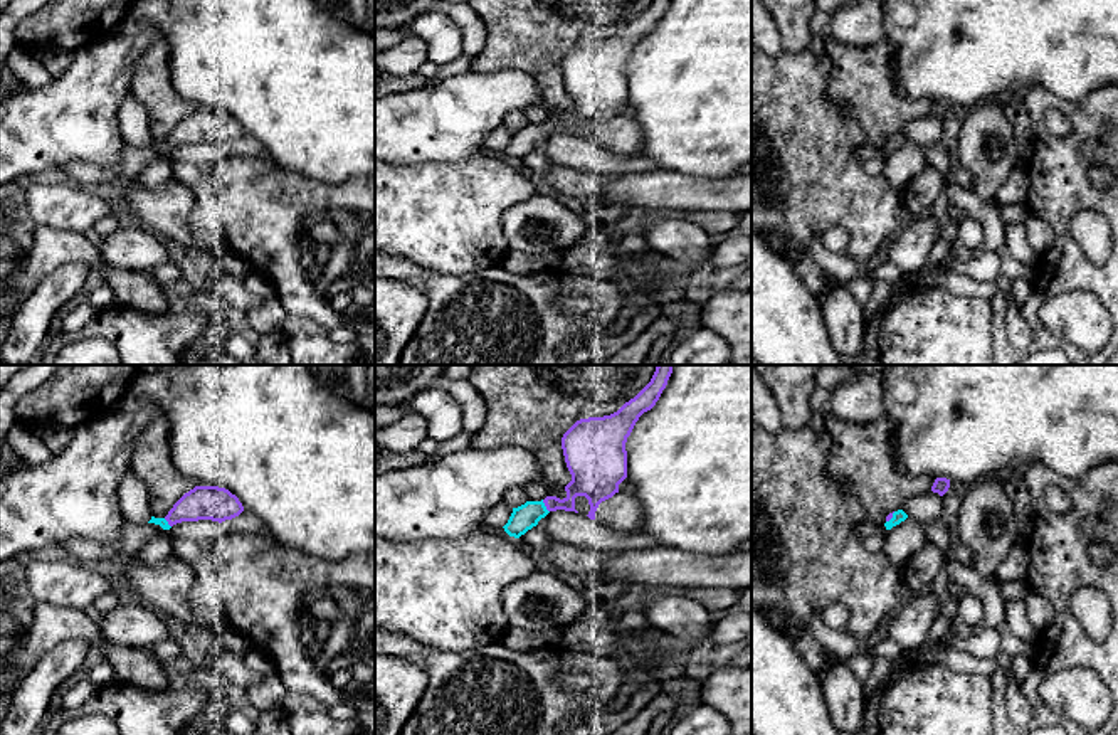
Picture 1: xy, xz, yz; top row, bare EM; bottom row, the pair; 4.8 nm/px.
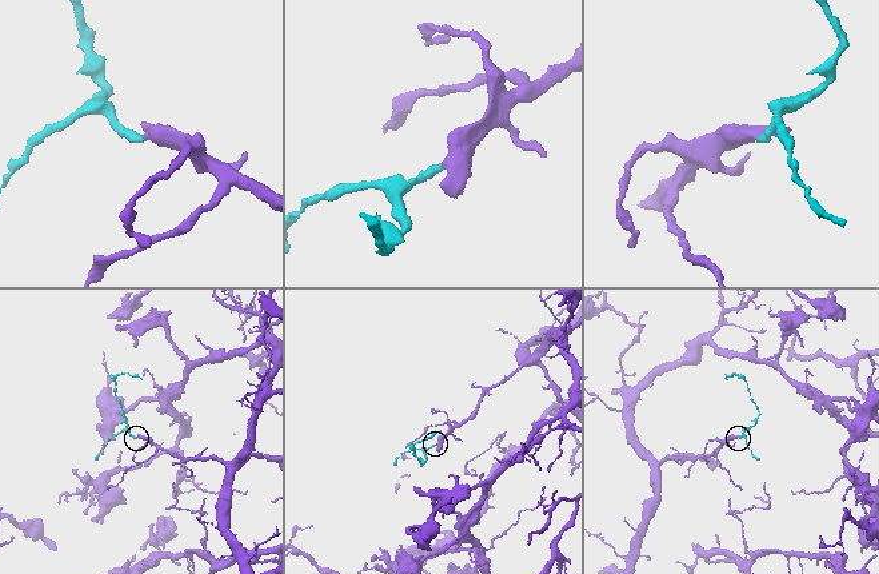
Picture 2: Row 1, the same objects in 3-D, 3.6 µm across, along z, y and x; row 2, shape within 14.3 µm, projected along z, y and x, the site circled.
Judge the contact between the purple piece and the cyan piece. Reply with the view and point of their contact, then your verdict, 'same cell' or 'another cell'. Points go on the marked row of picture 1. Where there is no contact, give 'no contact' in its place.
contact xz (545, 505); same cell

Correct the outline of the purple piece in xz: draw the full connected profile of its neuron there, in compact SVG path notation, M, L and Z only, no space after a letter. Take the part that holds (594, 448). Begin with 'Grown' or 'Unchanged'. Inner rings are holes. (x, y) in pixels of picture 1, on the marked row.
Grown. M657 365L651 382L617 412L577 420L562 437L565 463L572 474L572 481L565 486L567 496L563 500L546 496L513 508L504 531L519 538L550 511L578 513L577 496L588 500L587 516L595 520L599 505L619 493L619 484L627 478L627 437L639 417L656 405L671 373L672 365Z

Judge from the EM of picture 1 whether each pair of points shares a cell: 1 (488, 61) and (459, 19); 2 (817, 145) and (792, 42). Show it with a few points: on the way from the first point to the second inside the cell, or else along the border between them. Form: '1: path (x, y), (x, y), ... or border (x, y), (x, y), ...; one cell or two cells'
1: border (481, 17), (485, 42), (471, 58); two cells
2: border (809, 47), (799, 52), (784, 51); two cells

